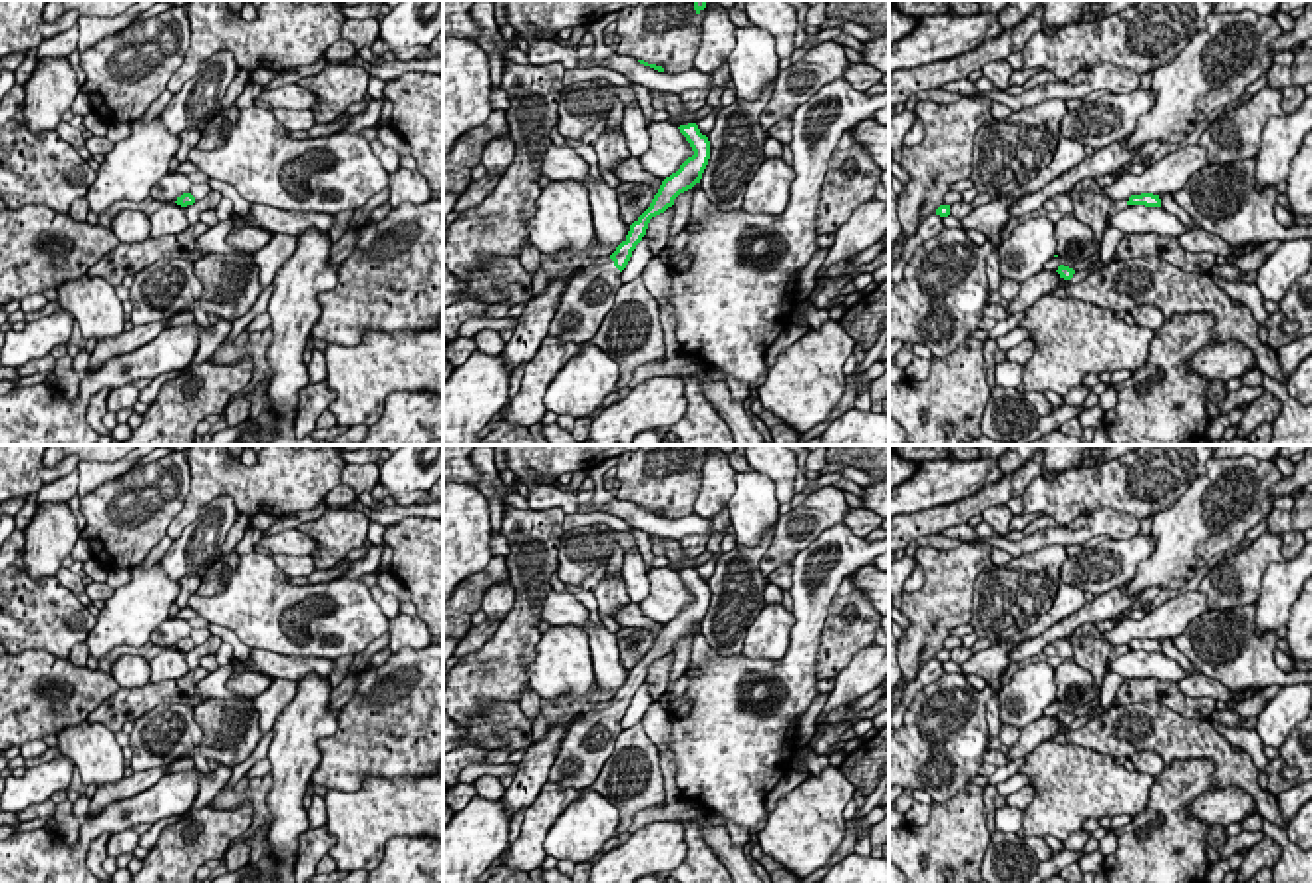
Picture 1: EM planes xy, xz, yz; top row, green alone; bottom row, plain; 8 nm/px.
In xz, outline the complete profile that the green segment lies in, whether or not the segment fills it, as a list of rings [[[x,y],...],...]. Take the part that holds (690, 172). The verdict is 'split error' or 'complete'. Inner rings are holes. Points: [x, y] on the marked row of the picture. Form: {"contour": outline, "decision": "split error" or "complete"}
{"contour": [[[696,123],[680,125],[678,129],[690,143],[694,155],[662,181],[650,207],[630,225],[626,239],[616,251],[582,266],[571,280],[549,324],[549,336],[574,344],[586,344],[594,338],[602,320],[614,306],[622,286],[622,270],[626,268],[632,251],[646,235],[650,219],[672,207],[680,193],[700,183],[710,159],[710,141],[700,133]]], "decision": "split error"}

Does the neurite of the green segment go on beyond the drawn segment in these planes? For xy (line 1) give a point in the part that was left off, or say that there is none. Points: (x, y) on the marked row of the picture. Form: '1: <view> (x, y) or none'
1: none

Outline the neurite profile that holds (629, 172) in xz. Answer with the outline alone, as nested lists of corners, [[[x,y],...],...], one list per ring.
[[[628,157],[624,159],[616,169],[614,175],[618,177],[620,183],[646,183],[650,187],[654,185],[662,185],[662,177],[656,177],[652,173],[648,173],[642,165],[638,157]]]

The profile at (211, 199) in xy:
[[[209,191],[203,199],[195,201],[193,205],[183,207],[185,215],[189,219],[189,225],[199,223],[199,215],[205,209],[215,209],[221,199],[223,199],[223,195],[219,191]]]

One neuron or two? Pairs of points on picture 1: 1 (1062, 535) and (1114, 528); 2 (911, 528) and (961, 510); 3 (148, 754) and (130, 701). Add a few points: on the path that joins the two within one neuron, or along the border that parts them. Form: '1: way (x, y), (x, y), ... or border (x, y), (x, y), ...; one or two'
1: way (1074, 535), (1102, 528); one
2: way (923, 524), (949, 516); one
3: border (179, 703), (156, 705), (134, 722); two

